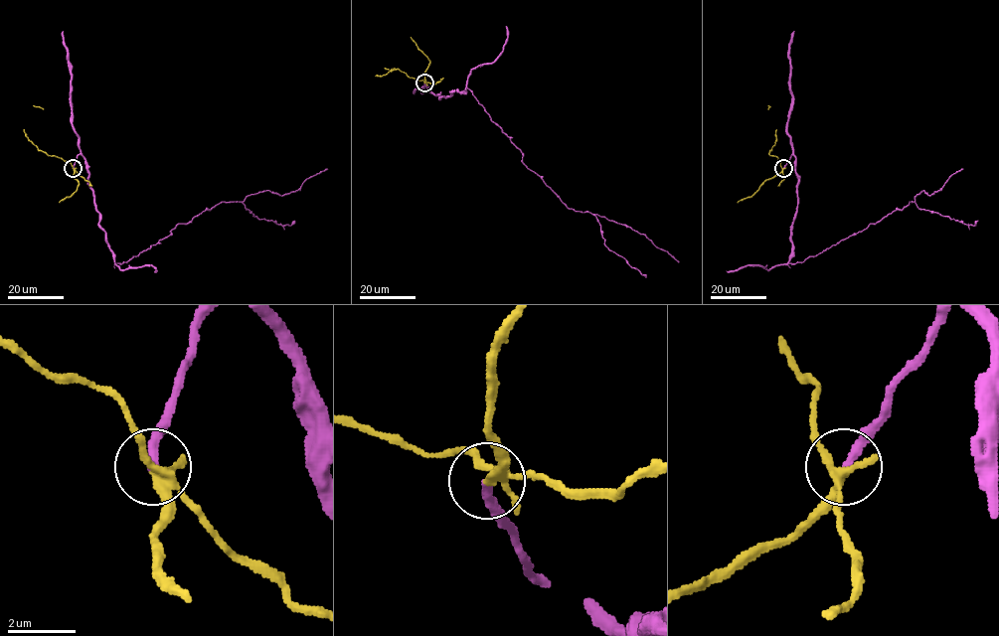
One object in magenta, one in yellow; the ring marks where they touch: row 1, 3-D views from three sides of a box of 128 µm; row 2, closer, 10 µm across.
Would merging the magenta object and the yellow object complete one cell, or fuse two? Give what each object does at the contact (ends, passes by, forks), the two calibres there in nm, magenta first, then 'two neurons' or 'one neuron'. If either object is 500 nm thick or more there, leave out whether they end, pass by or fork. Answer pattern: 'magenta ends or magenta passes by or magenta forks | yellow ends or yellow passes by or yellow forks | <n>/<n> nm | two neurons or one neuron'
magenta ends | yellow forks | 280/240 nm | two neurons

